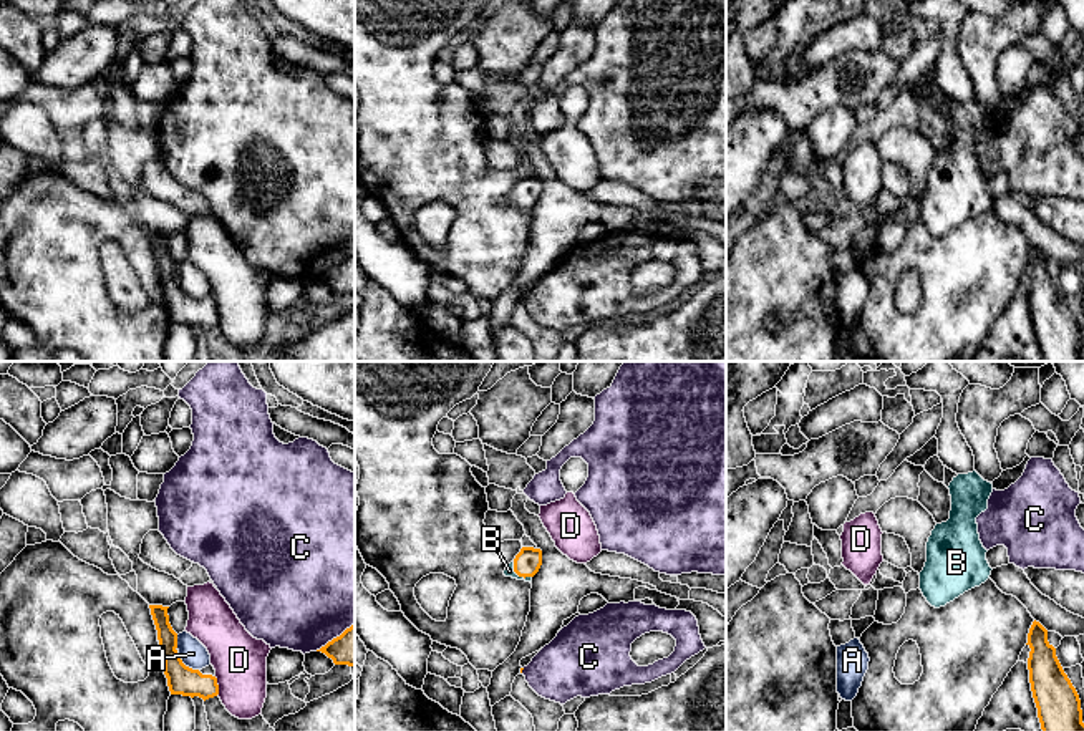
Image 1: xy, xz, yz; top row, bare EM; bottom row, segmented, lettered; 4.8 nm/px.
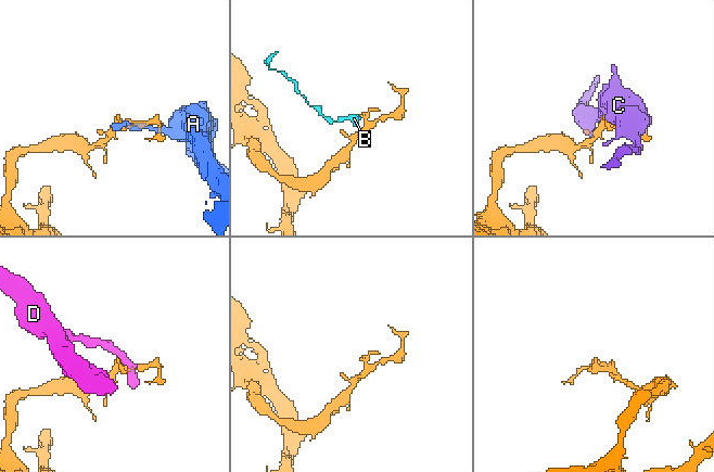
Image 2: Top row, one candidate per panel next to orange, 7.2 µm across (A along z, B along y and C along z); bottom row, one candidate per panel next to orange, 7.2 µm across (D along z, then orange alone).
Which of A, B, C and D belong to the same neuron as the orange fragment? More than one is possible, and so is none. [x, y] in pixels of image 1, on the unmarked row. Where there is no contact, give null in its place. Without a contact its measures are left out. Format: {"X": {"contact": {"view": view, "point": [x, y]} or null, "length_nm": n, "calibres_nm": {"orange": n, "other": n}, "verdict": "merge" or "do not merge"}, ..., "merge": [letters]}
{"A": {"contact": {"view": "xy", "point": [184, 294]}, "length_nm": 130, "calibres_nm": {"orange": 140, "other": 130}, "verdict": "do not merge"}, "B": {"contact": {"view": "xz", "point": [519, 204]}, "length_nm": 120, "calibres_nm": {"orange": 130, "other": 50}, "verdict": "merge"}, "C": {"contact": {"view": "xy", "point": [333, 267]}, "length_nm": 240, "calibres_nm": {"orange": 180, "other": 500}, "verdict": "do not merge"}, "D": {"contact": {"view": "xy", "point": [217, 315]}, "length_nm": 100, "calibres_nm": {"orange": 140, "other": 260}, "verdict": "do not merge"}, "merge": ["B"]}

